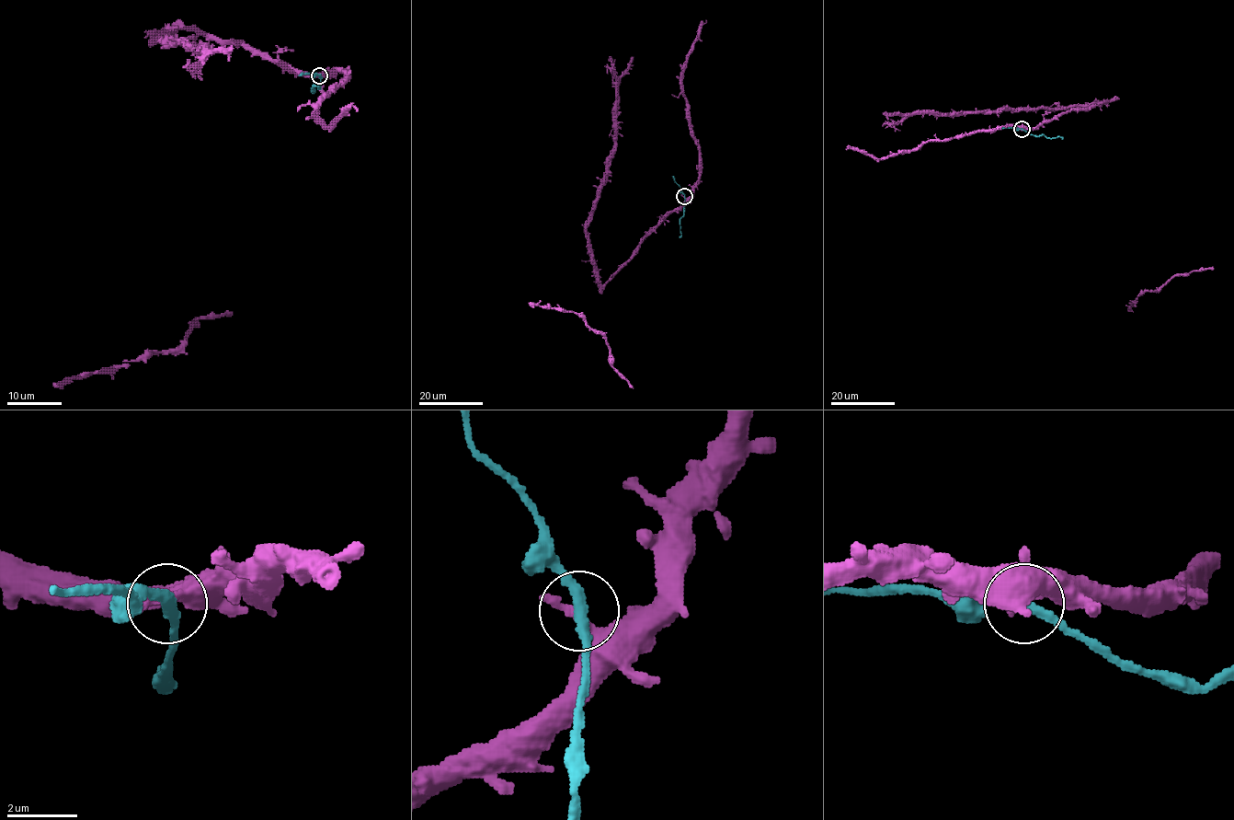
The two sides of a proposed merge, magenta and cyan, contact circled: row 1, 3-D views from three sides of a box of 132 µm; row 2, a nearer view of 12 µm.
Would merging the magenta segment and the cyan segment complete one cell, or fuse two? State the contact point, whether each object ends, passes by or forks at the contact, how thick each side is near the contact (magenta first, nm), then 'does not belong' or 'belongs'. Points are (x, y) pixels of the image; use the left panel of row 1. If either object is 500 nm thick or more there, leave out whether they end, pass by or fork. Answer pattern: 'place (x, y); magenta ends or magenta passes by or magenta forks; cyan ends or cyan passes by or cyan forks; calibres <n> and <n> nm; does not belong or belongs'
place (319, 75); magenta passes by; cyan passes by; calibres 220 and 320 nm; does not belong

